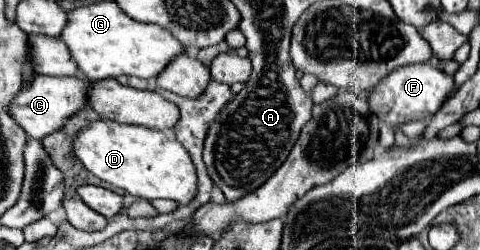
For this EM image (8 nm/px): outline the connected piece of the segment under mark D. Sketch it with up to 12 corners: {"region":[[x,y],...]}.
{"region":[[93,120],[73,154],[137,198],[187,204],[187,150],[163,130]]}

